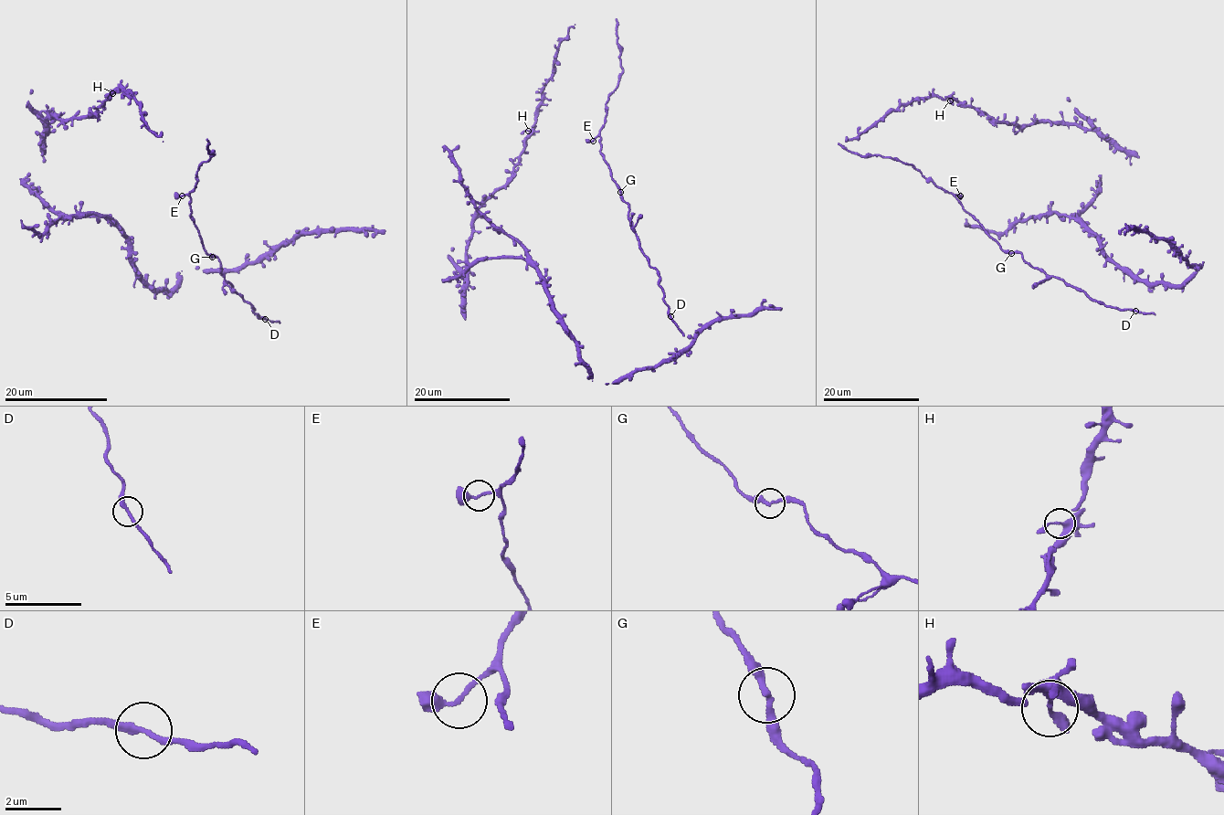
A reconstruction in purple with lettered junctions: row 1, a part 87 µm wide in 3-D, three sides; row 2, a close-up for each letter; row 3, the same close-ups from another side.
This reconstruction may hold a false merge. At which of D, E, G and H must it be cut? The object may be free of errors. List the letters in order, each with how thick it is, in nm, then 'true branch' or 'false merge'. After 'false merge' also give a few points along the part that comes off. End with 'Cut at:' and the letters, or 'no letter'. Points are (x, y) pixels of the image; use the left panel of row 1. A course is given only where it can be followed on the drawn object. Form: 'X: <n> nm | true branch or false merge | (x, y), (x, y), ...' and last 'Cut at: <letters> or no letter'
D: 240 nm | true branch
E: 200 nm | true branch
G: 260 nm | true branch
H: 240 nm | true branch
Cut at: no letter

